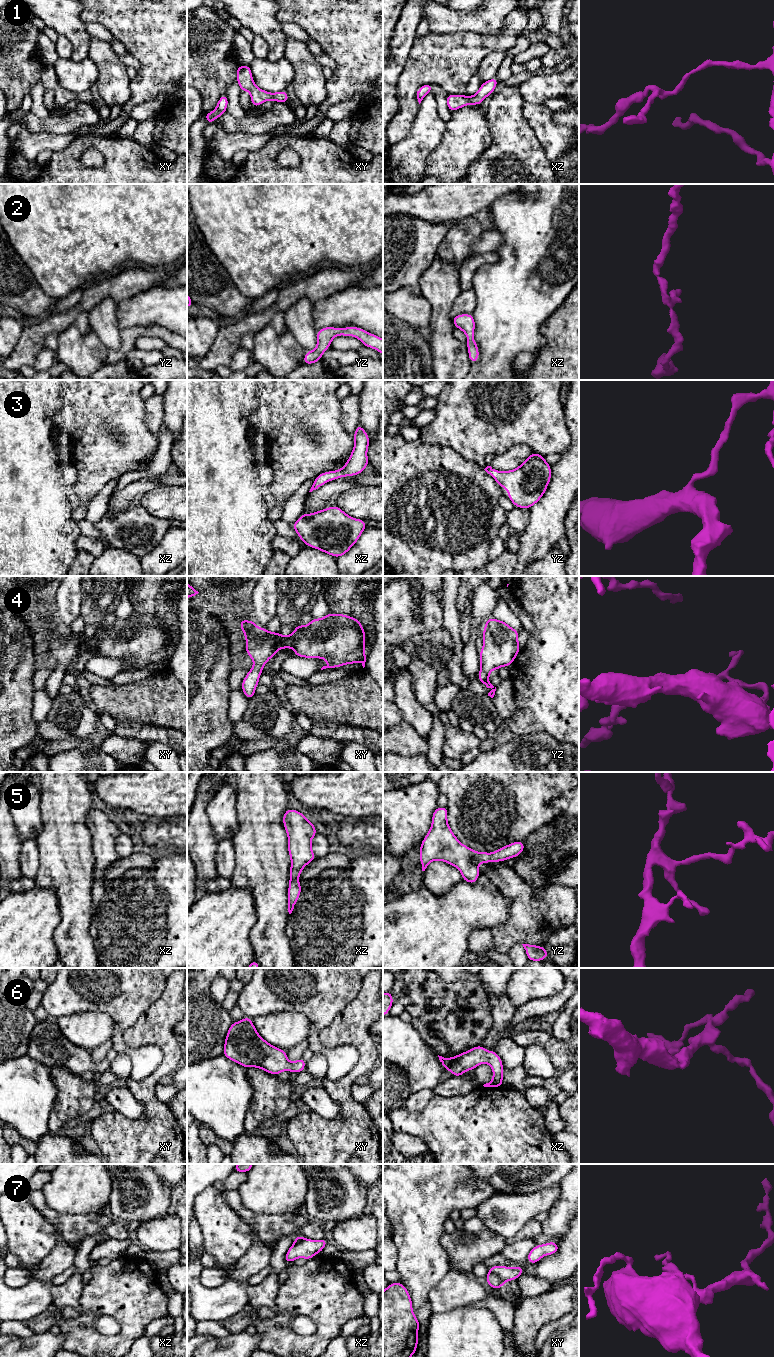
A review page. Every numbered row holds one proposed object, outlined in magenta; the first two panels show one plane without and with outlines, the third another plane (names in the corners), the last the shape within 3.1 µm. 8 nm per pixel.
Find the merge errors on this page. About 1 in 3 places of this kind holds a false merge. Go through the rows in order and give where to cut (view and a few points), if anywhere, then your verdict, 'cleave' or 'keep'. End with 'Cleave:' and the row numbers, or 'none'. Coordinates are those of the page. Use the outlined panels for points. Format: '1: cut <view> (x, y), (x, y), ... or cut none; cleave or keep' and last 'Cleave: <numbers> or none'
1: cut none; keep
2: cut none; keep
3: cut none; keep
4: cut none; keep
5: cut none; keep
6: cut none; keep
7: cut xy (489, 1271), (494, 1273), (503, 1284); cleave
Cleave: 7

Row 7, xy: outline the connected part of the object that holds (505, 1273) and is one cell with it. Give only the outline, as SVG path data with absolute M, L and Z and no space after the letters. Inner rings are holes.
M491 1266L488 1268L489 1272L497 1275L502 1280L503 1284L506 1281L517 1280L525 1269L522 1266L517 1266L515 1268L507 1266Z

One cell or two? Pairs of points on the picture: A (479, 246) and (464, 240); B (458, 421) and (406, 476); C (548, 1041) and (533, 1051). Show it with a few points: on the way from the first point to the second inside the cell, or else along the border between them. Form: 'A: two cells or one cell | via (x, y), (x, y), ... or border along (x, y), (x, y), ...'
A: two cells | border along (483, 232), (473, 245), (475, 252)
B: two cells | border along (419, 438), (424, 443), (450, 446), (458, 453)
C: two cells | border along (524, 1047), (530, 1044), (540, 1044), (554, 1065)

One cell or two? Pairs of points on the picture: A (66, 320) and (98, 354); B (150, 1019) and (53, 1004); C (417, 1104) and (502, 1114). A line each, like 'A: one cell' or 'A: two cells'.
A: two cells
B: two cells
C: two cells

